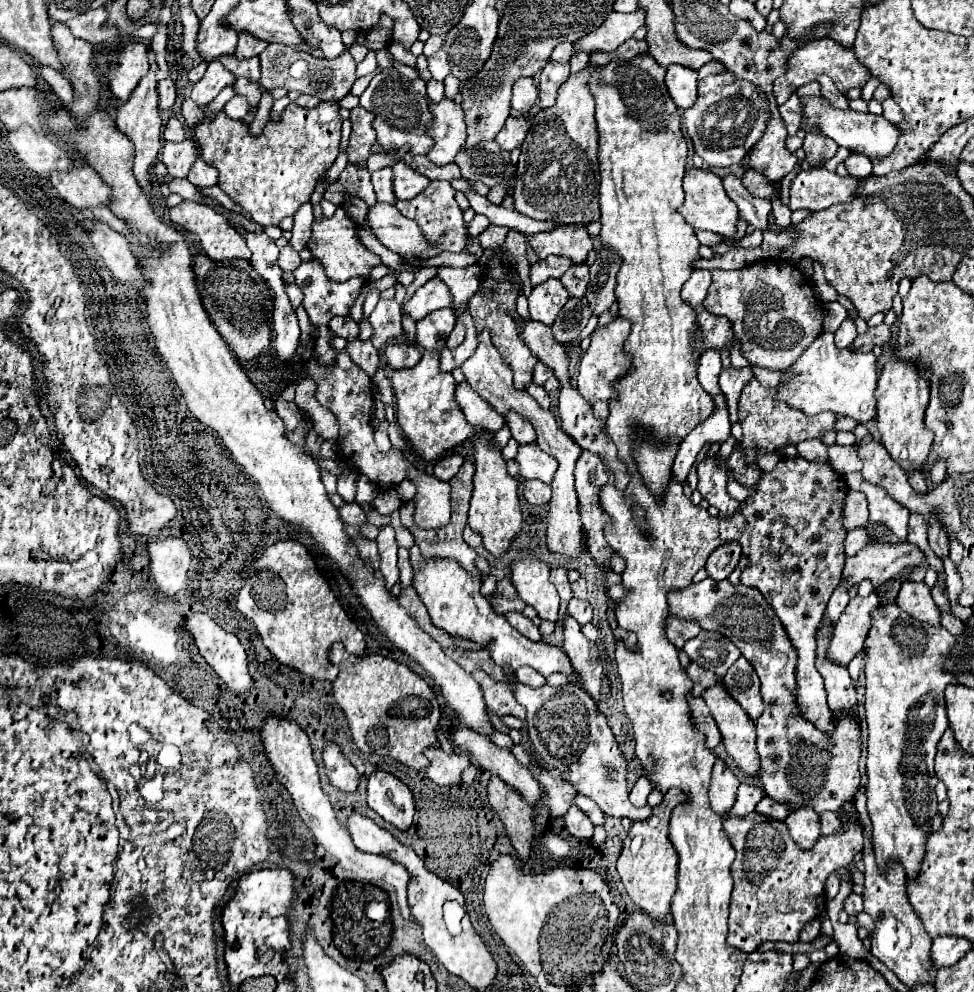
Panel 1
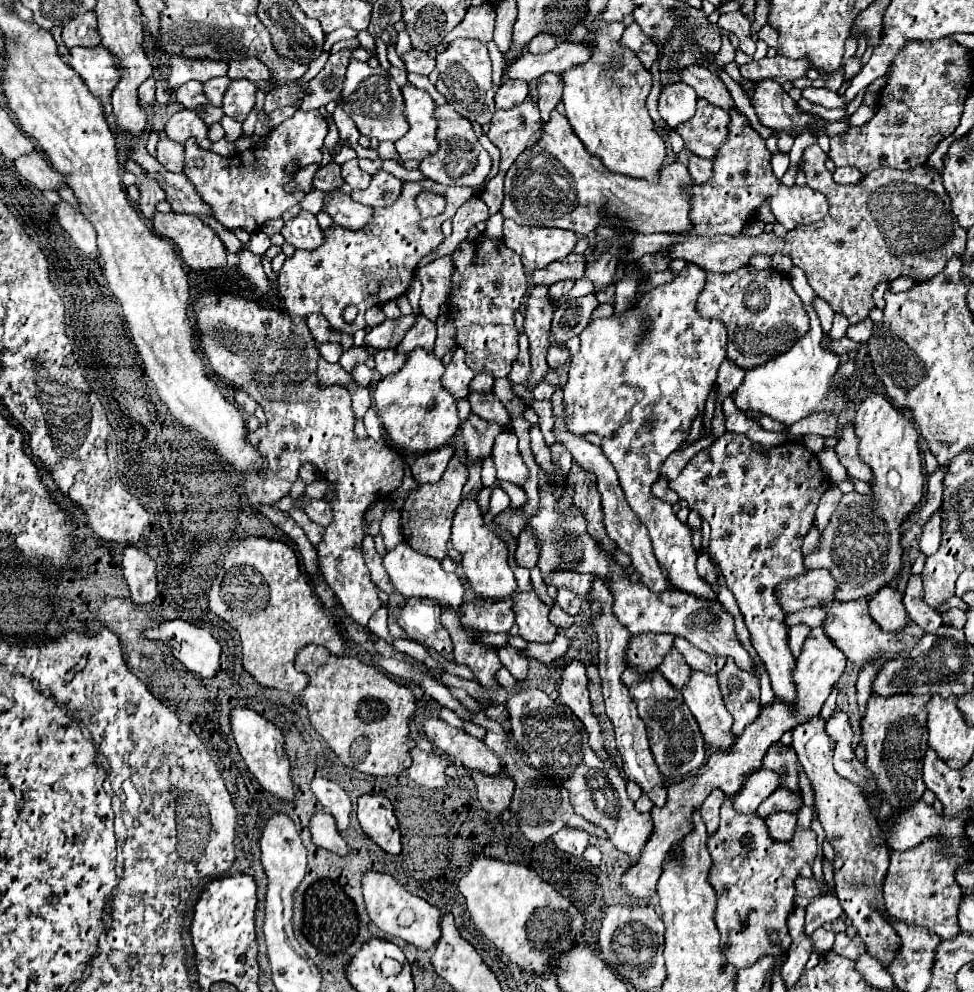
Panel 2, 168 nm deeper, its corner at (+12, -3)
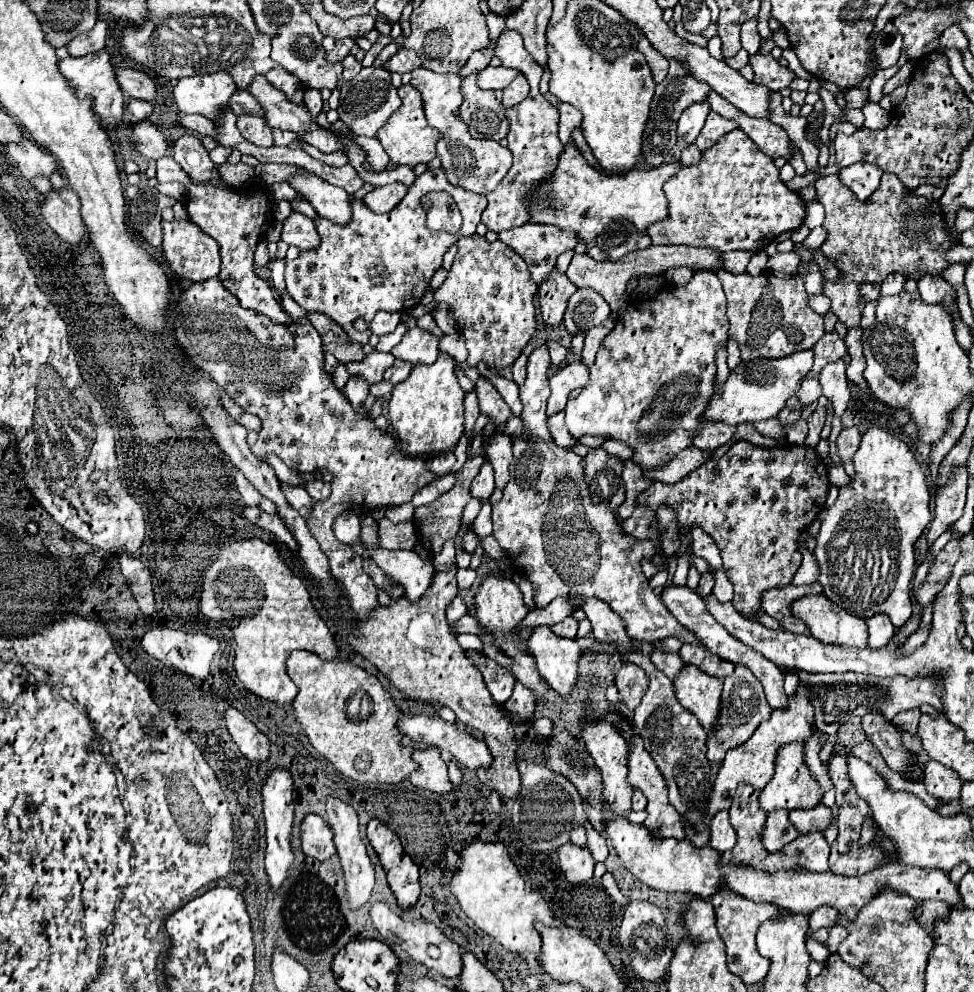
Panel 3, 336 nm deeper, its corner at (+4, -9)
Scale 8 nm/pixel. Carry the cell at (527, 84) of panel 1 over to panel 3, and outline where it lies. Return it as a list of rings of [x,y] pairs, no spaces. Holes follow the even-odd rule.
[[[520,75],[516,81],[512,81],[512,85],[508,85],[508,87],[504,89],[502,105],[504,105],[506,109],[510,109],[510,107],[518,105],[520,101],[524,101],[524,99],[528,97],[528,93],[530,93],[530,85],[528,85],[526,77]]]

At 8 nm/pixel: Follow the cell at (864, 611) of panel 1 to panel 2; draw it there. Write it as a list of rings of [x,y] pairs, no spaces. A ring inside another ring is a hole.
[[[822,627],[812,629],[804,641],[804,649],[800,657],[796,659],[796,671],[792,673],[792,679],[796,683],[796,699],[792,703],[784,703],[782,699],[774,699],[770,705],[762,707],[760,715],[754,723],[750,723],[740,737],[732,743],[728,751],[714,751],[706,765],[700,767],[700,771],[692,777],[688,777],[682,783],[668,785],[668,803],[666,807],[654,807],[652,809],[652,821],[654,821],[654,833],[646,843],[646,849],[642,851],[642,857],[632,865],[630,871],[622,875],[622,889],[636,897],[646,899],[656,893],[656,883],[662,873],[662,861],[666,859],[666,853],[672,845],[676,845],[688,831],[692,831],[692,811],[698,811],[704,803],[704,799],[714,791],[720,789],[724,795],[738,793],[742,789],[744,777],[752,775],[756,769],[762,767],[762,759],[772,743],[778,743],[780,737],[786,731],[792,731],[796,725],[806,723],[808,719],[814,719],[824,701],[828,699],[834,683],[840,679],[846,667],[846,657],[840,653],[840,649],[824,635]]]

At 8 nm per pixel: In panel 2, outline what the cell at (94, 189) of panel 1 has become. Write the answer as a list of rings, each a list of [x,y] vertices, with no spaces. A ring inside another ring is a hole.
[[[32,151],[32,155],[24,155],[24,157],[16,159],[14,165],[16,165],[18,173],[38,189],[56,191],[56,187],[60,183],[64,183],[64,175],[54,171],[50,167],[50,163],[38,151]]]

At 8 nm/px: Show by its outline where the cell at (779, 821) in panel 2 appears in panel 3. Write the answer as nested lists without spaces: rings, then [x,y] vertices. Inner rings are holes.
[[[780,809],[780,811],[768,813],[766,827],[762,833],[762,841],[770,853],[778,853],[784,845],[788,845],[796,837],[798,837],[798,829],[788,821],[786,811]]]

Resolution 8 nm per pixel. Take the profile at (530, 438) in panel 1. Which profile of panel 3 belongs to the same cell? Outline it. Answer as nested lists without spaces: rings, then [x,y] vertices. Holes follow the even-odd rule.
[[[480,379],[476,383],[476,387],[478,387],[476,395],[478,395],[480,413],[488,415],[494,425],[502,427],[510,419],[510,415],[512,415],[510,407],[506,405],[506,401],[502,399],[502,395],[496,391],[496,387],[488,379]]]

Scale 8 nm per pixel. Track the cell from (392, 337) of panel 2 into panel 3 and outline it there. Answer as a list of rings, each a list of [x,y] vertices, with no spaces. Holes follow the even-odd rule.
[[[372,351],[364,357],[360,363],[346,363],[350,375],[362,375],[368,383],[376,383],[382,379],[384,371],[394,363],[392,353],[382,353],[382,351]]]

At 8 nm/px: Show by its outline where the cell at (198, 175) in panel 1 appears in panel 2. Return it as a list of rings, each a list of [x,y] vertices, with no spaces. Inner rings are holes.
[[[160,139],[156,145],[156,159],[172,173],[182,173],[182,163],[184,163],[184,153],[182,145],[170,139]]]

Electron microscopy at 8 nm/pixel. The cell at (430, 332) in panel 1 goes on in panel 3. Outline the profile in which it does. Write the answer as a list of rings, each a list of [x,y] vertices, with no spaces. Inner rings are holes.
[[[414,327],[408,329],[406,335],[402,337],[402,341],[392,349],[392,355],[396,359],[402,361],[410,361],[410,363],[434,363],[438,357],[438,337]]]

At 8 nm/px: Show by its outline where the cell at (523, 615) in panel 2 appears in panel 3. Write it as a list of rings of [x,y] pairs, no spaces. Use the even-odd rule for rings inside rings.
[[[548,625],[534,627],[526,645],[546,683],[562,697],[568,697],[578,677],[580,645],[574,639],[556,637]]]

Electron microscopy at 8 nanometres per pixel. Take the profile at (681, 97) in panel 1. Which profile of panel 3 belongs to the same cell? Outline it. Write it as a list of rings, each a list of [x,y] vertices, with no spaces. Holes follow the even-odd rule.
[[[706,101],[694,103],[688,109],[684,109],[684,113],[678,119],[678,139],[686,141],[688,145],[694,143],[694,139],[700,133],[700,129],[704,127],[708,111],[710,111],[710,105]]]

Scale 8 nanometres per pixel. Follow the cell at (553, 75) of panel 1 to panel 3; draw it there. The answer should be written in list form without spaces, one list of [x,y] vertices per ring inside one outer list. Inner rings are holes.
[[[562,103],[558,107],[558,111],[560,111],[560,123],[558,123],[560,125],[560,141],[568,143],[572,129],[580,127],[580,111],[572,105],[566,105],[566,103]]]

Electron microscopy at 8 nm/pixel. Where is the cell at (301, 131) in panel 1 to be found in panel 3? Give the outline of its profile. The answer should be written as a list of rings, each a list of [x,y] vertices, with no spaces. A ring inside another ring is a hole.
[[[168,155],[156,161],[158,171],[156,179],[160,183],[168,181],[178,181],[186,187],[188,191],[188,201],[186,209],[190,215],[190,221],[200,225],[204,233],[208,233],[212,239],[220,243],[220,255],[222,255],[222,269],[220,269],[220,281],[224,287],[238,297],[238,301],[246,309],[254,309],[258,313],[264,313],[266,317],[274,319],[276,323],[288,323],[286,313],[282,311],[276,295],[272,293],[272,287],[256,277],[254,273],[254,249],[258,241],[266,235],[270,225],[274,223],[274,213],[272,213],[272,195],[266,191],[266,187],[260,181],[252,181],[246,187],[234,189],[226,183],[212,185],[212,183],[194,183],[188,173]]]

